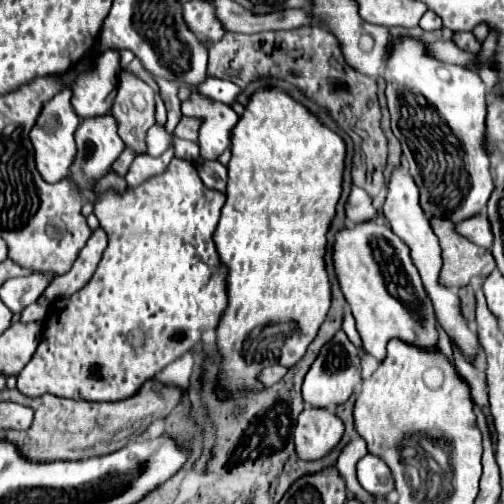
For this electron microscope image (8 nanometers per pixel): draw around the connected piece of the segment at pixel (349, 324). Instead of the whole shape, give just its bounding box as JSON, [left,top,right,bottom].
[342,310,360,346]

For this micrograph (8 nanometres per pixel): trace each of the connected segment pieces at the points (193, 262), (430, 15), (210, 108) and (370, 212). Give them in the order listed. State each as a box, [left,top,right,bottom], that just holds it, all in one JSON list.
[[18,158,226,402],[420,10,442,30],[181,91,238,160],[344,184,376,224]]

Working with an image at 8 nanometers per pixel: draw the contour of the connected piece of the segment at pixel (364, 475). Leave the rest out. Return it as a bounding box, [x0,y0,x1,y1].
[356,454,394,496]

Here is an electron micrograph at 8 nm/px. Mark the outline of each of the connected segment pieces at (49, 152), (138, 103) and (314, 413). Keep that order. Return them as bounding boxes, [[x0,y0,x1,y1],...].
[[30,90,80,182],[112,70,154,154],[294,406,344,460]]

